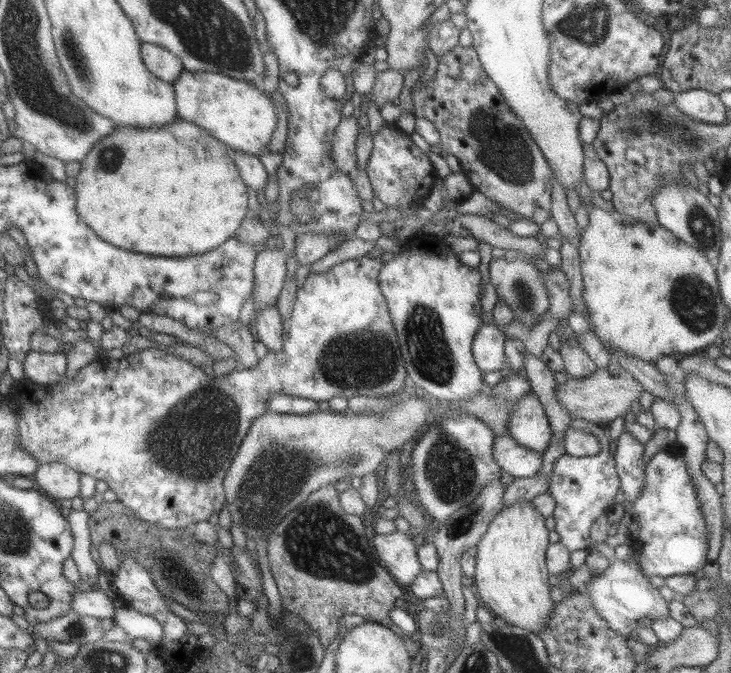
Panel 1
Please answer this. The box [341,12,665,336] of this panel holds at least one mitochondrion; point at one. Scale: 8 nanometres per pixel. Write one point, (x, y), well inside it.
(506, 156)

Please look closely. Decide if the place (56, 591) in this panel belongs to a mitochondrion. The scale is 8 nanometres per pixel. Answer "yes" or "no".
no

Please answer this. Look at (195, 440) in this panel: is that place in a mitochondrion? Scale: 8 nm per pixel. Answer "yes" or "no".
yes

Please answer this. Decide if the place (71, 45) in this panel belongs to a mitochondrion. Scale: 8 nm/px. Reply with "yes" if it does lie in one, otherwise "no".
yes

